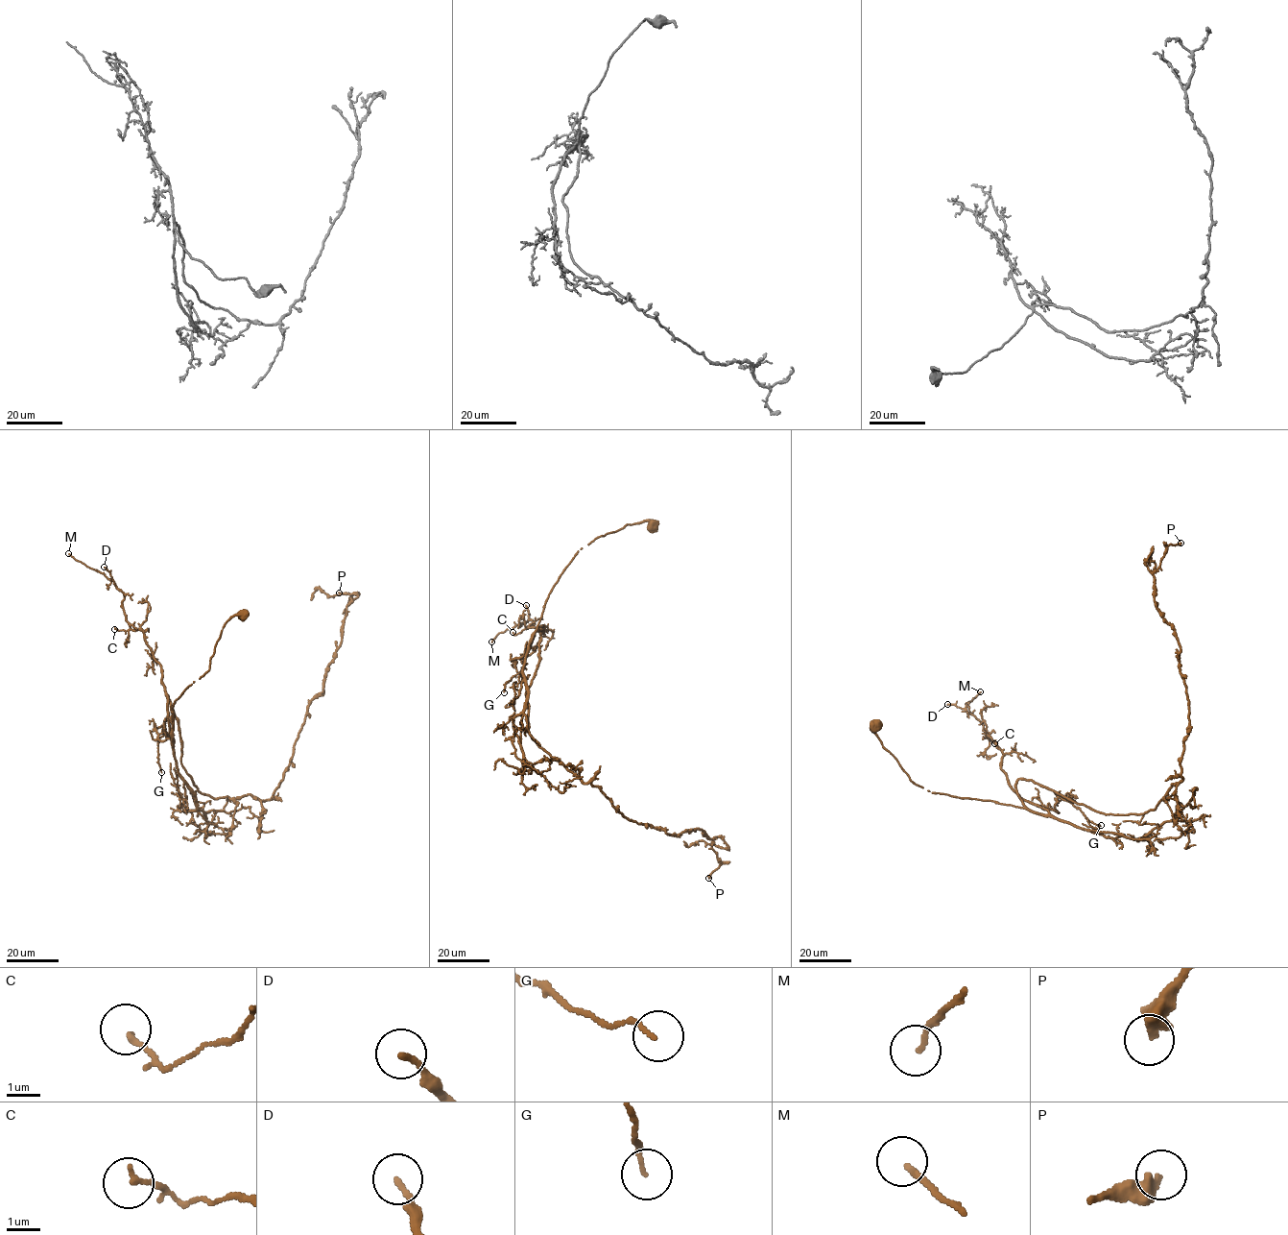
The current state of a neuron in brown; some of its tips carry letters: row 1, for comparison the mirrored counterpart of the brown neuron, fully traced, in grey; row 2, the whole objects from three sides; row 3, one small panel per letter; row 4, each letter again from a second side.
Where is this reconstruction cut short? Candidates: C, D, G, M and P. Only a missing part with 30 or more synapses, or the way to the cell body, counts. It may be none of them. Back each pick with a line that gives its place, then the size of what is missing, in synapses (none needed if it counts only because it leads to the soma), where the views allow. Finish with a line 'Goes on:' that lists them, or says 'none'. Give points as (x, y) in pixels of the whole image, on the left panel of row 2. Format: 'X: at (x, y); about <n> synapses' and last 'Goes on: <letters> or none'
Goes on: none

